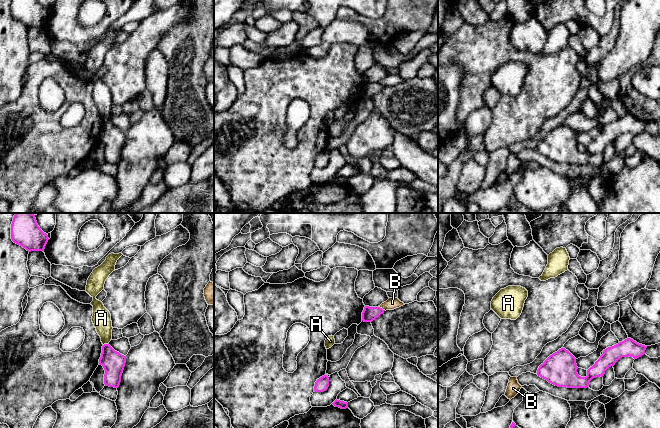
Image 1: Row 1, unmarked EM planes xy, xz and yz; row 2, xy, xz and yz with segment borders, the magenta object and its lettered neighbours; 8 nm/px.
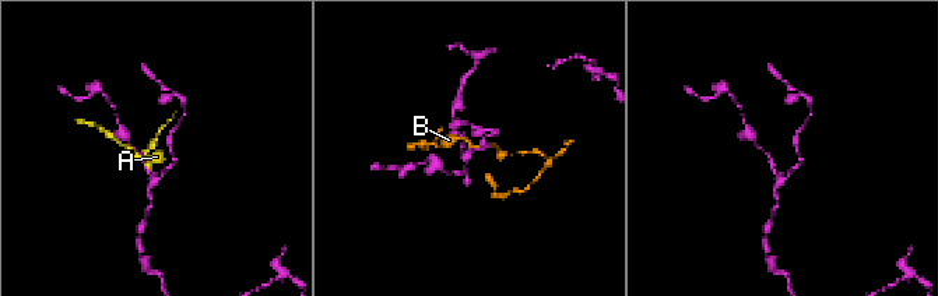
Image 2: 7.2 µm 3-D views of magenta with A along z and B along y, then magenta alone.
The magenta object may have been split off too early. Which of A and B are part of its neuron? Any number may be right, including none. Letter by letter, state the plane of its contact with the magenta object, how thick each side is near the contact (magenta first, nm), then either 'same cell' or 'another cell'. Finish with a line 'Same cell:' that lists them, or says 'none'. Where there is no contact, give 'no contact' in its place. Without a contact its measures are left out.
A: contact in xy; calibres 180 and 150 nm; another cell
B: contact in xz; calibres 120 and 100 nm; another cell
Same cell: none

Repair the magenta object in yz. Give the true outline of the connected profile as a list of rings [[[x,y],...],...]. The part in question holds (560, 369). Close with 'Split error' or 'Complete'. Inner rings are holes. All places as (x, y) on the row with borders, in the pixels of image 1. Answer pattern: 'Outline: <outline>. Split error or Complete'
Outline: [[[627,338],[618,344],[608,347],[587,370],[587,376],[581,377],[577,373],[576,358],[565,348],[550,355],[537,370],[537,375],[558,387],[587,388],[590,381],[596,377],[603,377],[605,371],[614,366],[622,357],[637,359],[645,354],[647,346]]]. Complete

